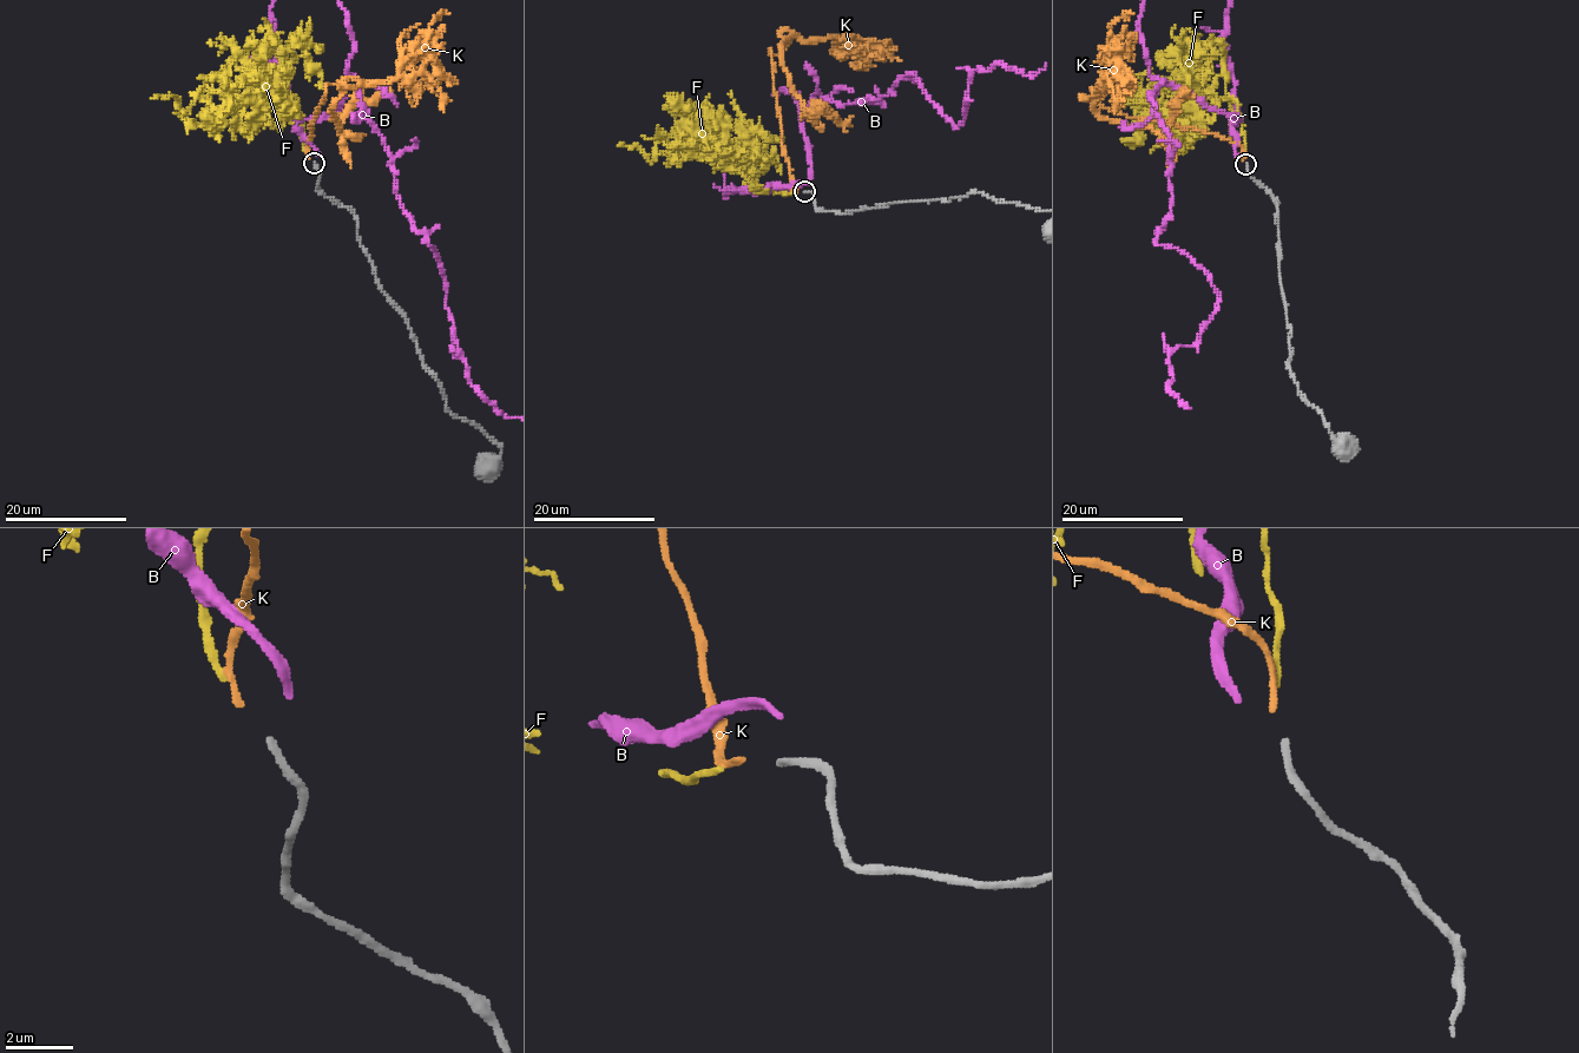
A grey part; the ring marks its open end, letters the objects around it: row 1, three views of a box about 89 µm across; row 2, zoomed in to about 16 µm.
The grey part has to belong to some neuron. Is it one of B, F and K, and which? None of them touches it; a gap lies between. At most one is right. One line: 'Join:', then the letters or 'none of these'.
Join: none of these

